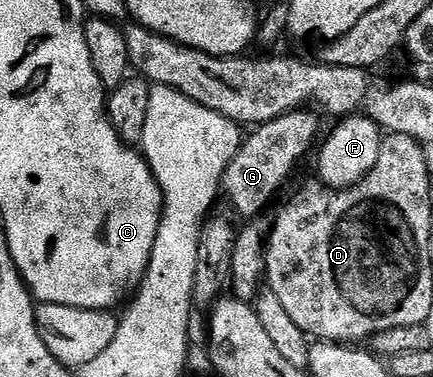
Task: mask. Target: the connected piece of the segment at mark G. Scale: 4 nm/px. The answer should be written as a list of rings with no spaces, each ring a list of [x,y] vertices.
[[[314,111],[290,112],[268,124],[260,124],[251,137],[239,145],[239,153],[229,162],[221,181],[221,192],[231,203],[230,211],[236,217],[255,218],[267,208],[267,203],[275,196],[275,191],[290,178],[299,164],[299,159],[316,147],[319,136],[319,120]]]

